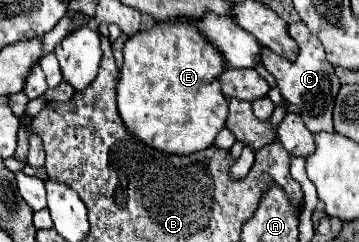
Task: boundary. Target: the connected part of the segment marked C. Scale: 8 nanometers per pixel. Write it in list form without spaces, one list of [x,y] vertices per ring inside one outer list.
[[[294,22],[288,24],[288,34],[296,40],[298,44],[298,60],[286,60],[282,56],[278,56],[276,52],[272,52],[270,48],[262,48],[262,64],[266,66],[266,70],[276,78],[276,84],[284,96],[286,102],[294,104],[300,108],[300,116],[304,120],[304,124],[316,134],[316,132],[332,132],[332,108],[334,108],[334,98],[340,90],[340,80],[334,74],[332,64],[326,60],[324,54],[324,46],[320,44],[320,40],[308,32],[308,26],[304,26],[302,22]]]

